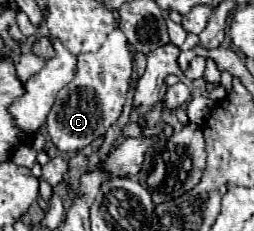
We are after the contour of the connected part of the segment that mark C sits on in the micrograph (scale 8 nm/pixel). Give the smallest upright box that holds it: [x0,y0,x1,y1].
[46,29,132,153]

